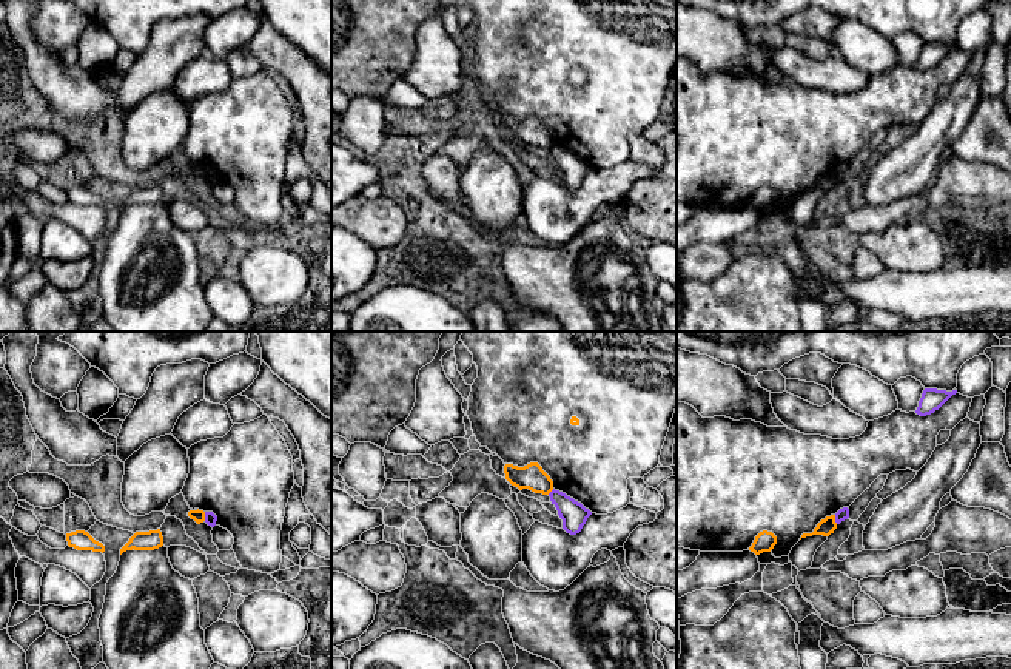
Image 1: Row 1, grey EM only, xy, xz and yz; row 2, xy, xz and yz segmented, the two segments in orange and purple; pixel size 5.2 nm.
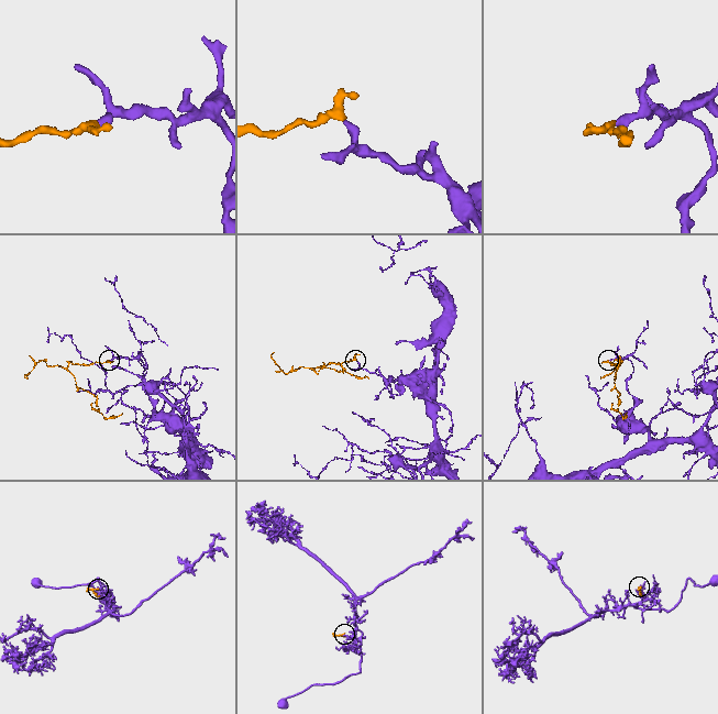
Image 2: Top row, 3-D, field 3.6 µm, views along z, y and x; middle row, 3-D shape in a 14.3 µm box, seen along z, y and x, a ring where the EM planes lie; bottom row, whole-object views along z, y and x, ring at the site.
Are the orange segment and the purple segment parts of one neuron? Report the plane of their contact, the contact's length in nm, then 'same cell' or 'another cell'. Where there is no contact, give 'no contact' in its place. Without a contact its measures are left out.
xy | 50 nm | another cell

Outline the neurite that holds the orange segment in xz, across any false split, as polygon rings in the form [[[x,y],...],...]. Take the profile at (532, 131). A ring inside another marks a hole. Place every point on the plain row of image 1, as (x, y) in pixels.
[[[530,117],[524,122],[506,119],[504,128],[506,134],[519,145],[529,143],[542,150],[549,150],[553,145],[553,136],[538,117]]]

